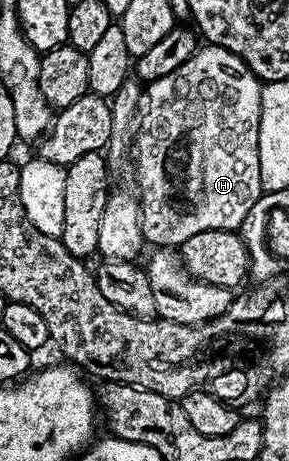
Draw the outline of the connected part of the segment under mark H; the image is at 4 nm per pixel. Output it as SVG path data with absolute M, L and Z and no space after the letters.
M205 43L174 74L151 81L134 124L134 156L140 201L140 225L152 246L179 246L202 230L236 230L262 194L258 162L258 126L262 82L230 50Z

